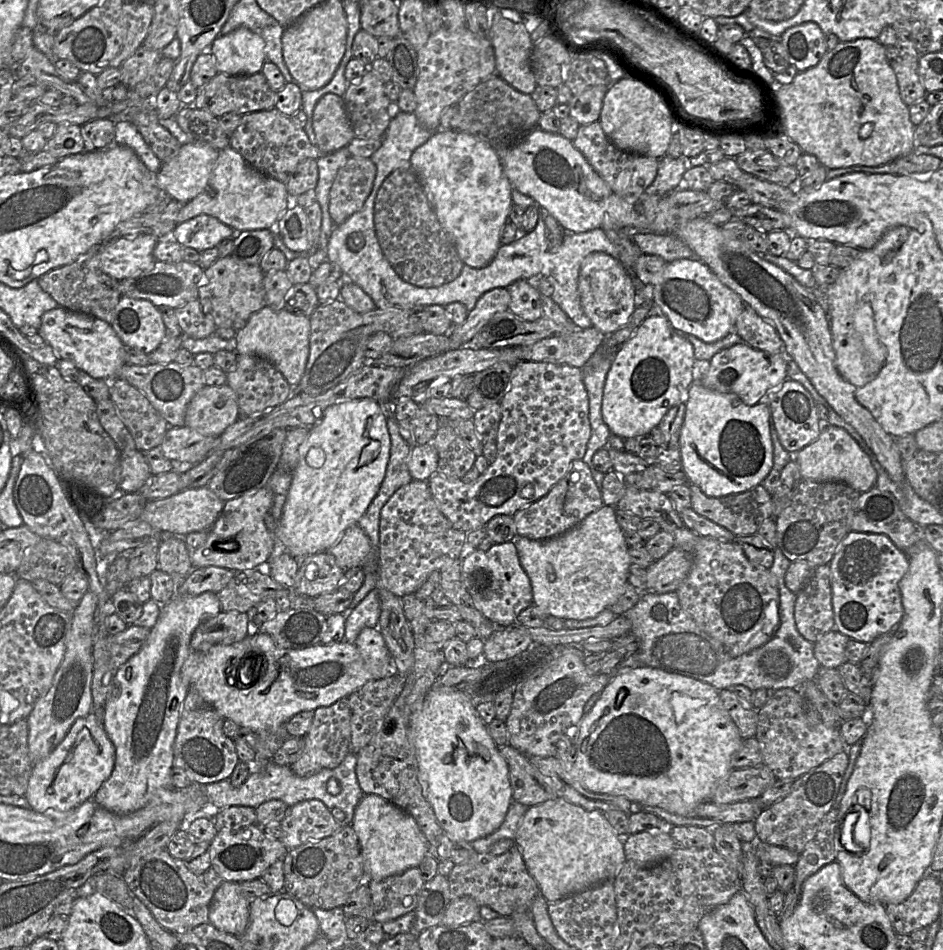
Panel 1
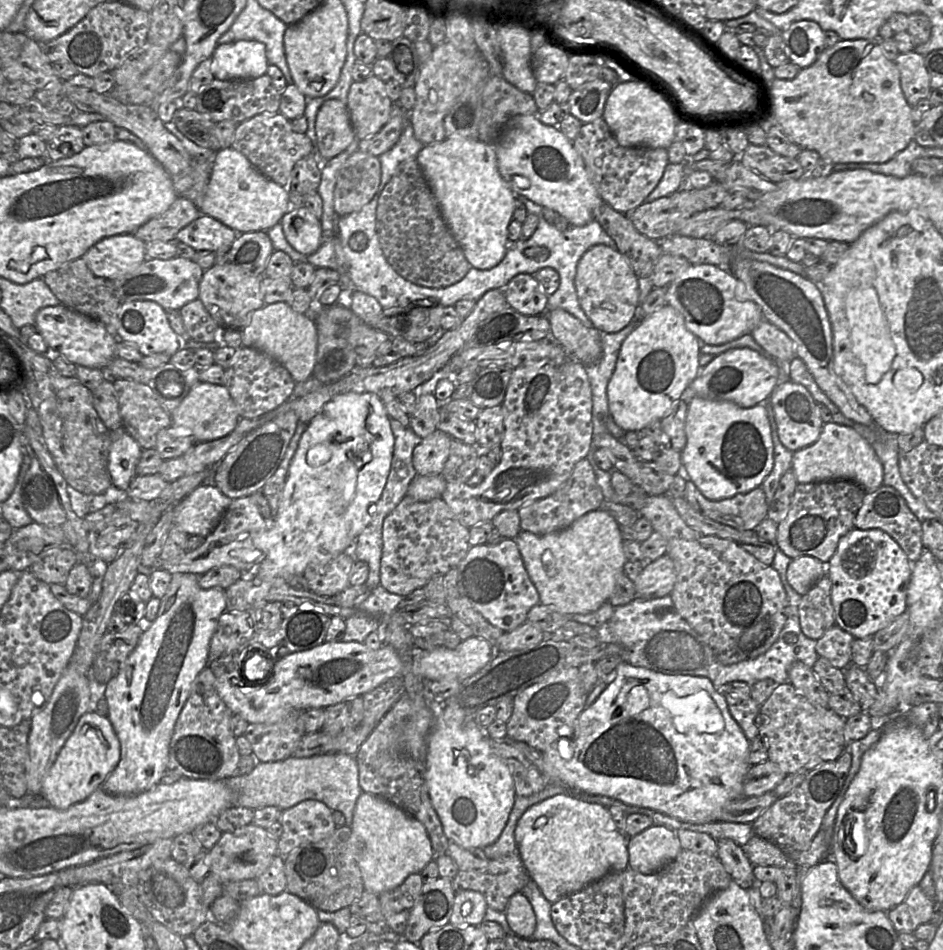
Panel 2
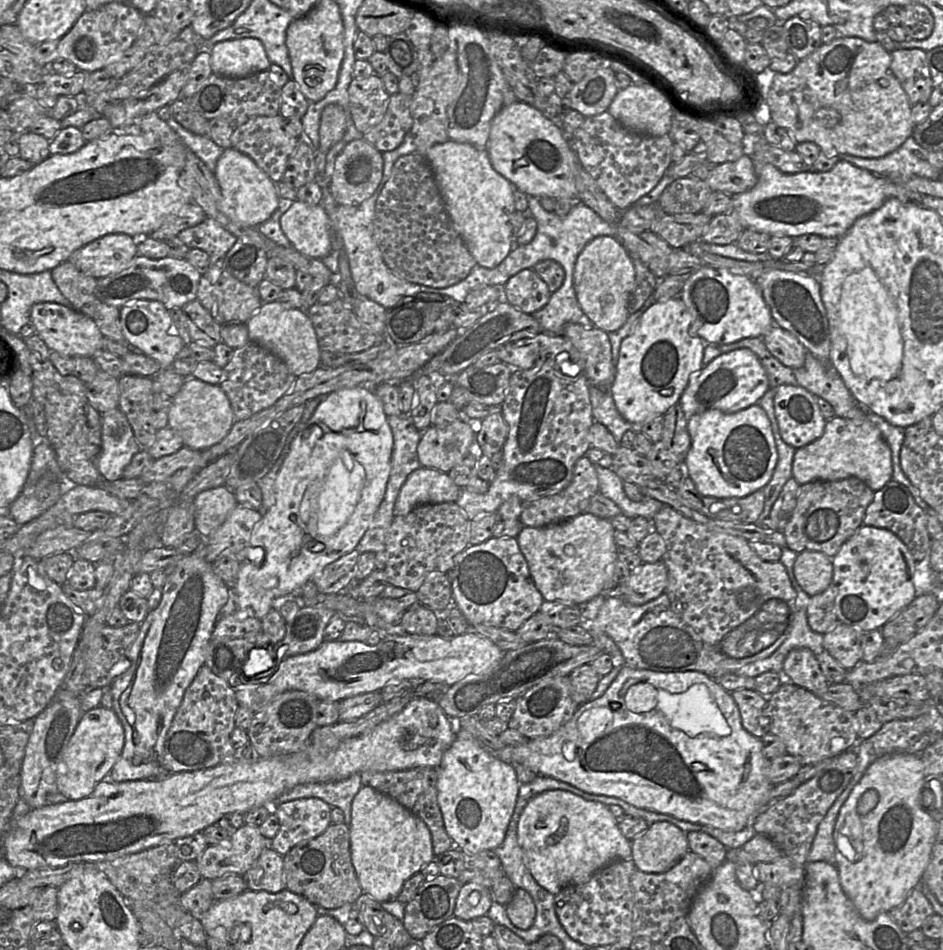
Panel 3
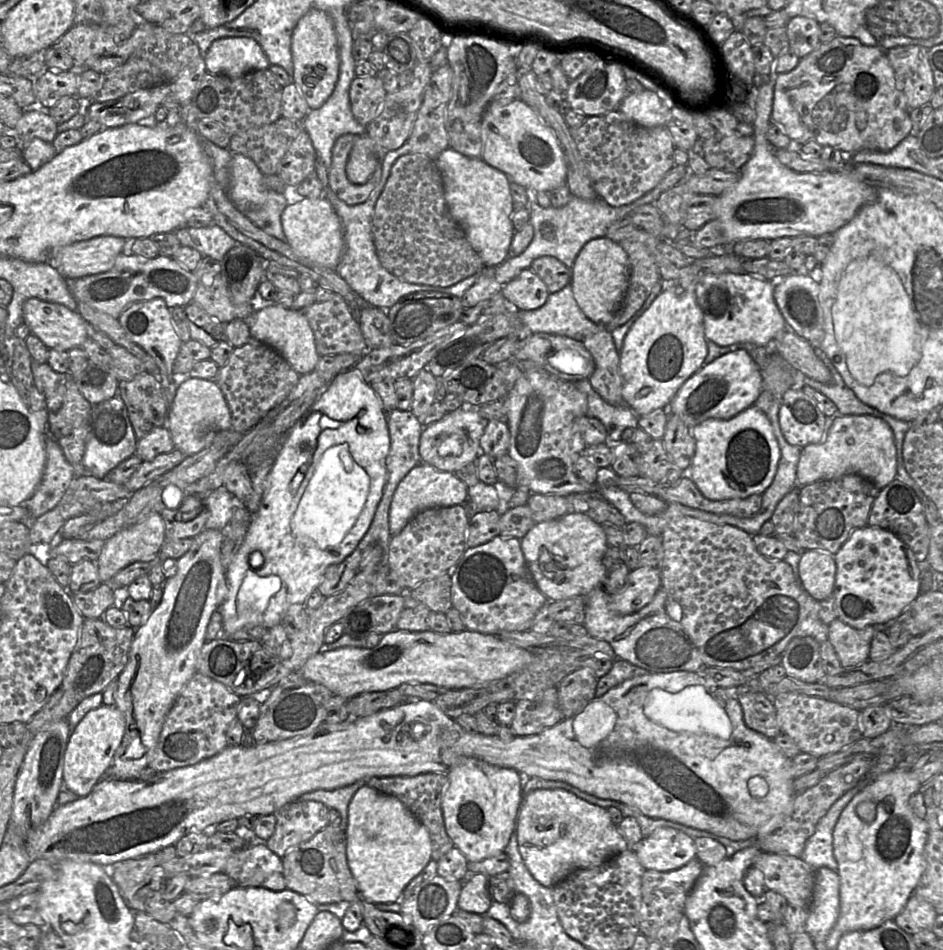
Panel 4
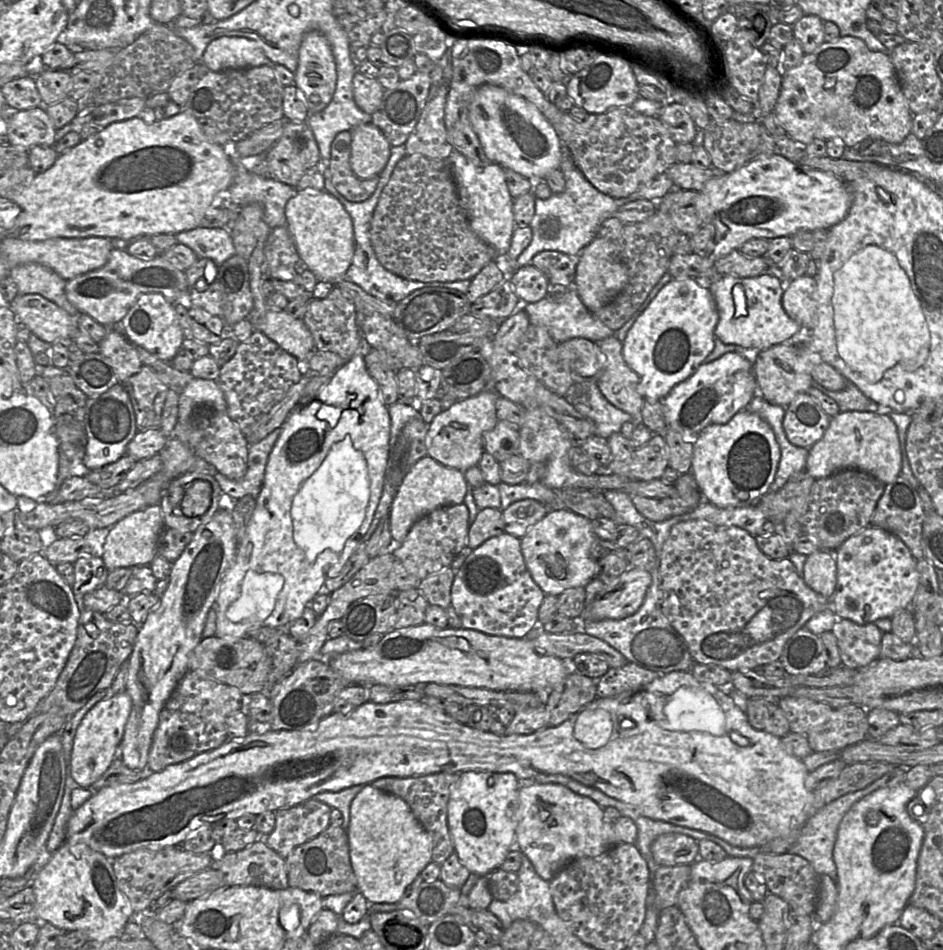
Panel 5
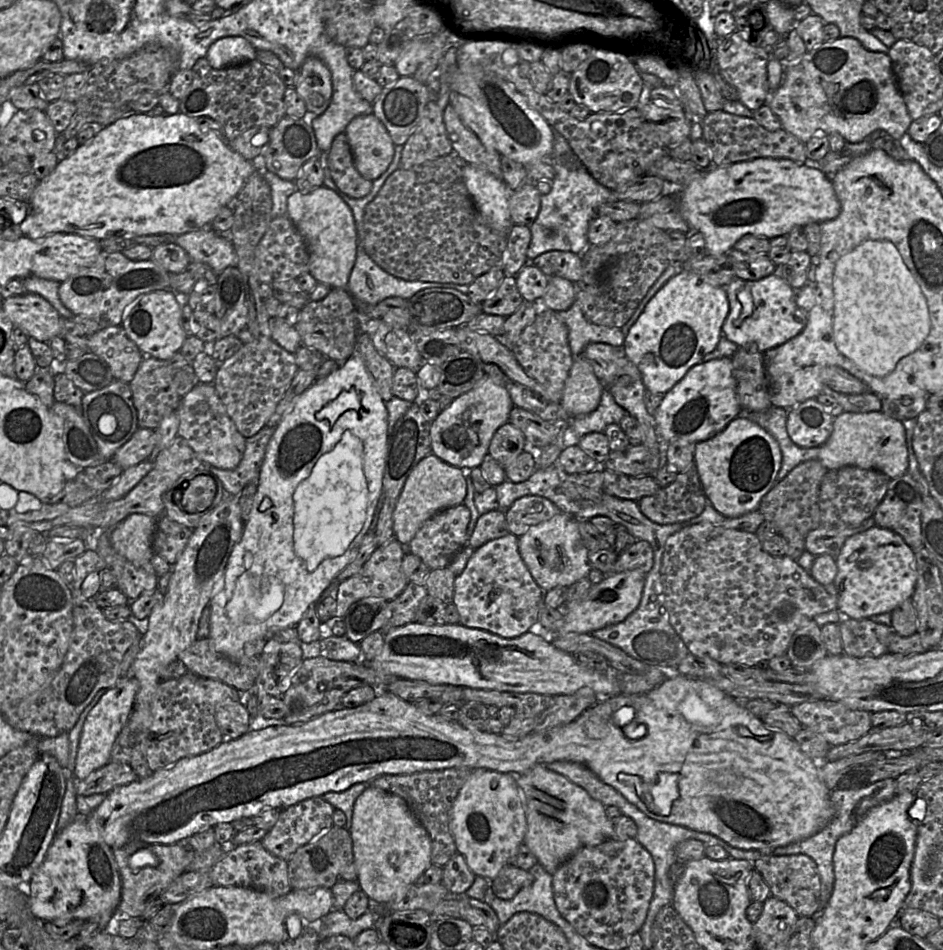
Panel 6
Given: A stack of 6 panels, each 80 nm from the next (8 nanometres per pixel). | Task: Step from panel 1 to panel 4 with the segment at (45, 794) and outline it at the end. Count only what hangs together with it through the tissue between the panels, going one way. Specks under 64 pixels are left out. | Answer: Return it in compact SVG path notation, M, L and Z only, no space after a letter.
M102 704L90 710L72 731L64 756L63 786L78 797L86 797L109 772L125 733L125 717L115 705Z

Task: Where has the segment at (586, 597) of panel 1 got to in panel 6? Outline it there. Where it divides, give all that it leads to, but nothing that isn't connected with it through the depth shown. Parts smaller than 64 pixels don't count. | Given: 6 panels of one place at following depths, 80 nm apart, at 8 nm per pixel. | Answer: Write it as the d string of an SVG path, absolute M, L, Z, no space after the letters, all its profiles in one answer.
M566 513L531 526L519 537L519 552L532 577L540 588L550 591L556 587L569 587L585 578L592 570L589 550L579 532L579 520Z

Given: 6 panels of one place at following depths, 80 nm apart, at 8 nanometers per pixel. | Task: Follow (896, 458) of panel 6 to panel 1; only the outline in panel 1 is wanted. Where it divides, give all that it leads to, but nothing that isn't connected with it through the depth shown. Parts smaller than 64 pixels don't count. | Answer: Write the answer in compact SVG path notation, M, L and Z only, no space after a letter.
M827 425L820 436L811 444L793 455L798 464L803 480L819 482L843 482L859 491L867 492L875 487L877 472L870 457L860 448L858 443L842 428Z

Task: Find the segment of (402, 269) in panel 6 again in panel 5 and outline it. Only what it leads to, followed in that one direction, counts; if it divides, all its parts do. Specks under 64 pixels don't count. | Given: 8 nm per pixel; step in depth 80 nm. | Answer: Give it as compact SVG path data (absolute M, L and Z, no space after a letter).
M423 155L404 156L383 188L370 223L370 241L380 264L393 274L420 282L471 280L491 261L499 260L493 247L471 229L461 208L448 160Z

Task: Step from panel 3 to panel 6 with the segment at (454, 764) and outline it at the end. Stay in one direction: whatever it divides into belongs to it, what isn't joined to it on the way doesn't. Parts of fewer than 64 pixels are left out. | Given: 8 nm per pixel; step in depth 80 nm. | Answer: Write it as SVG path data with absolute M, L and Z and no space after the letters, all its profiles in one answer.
M473 769L453 803L450 831L457 853L463 855L470 870L476 876L493 880L503 867L511 865L527 832L524 799L516 776Z

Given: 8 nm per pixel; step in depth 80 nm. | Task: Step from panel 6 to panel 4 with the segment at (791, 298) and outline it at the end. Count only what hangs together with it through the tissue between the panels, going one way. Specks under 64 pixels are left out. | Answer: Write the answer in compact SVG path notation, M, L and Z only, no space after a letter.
M748 273L706 274L695 286L695 296L704 315L704 332L708 341L726 347L750 343L772 347L775 338L786 331L786 322L774 299L775 281Z

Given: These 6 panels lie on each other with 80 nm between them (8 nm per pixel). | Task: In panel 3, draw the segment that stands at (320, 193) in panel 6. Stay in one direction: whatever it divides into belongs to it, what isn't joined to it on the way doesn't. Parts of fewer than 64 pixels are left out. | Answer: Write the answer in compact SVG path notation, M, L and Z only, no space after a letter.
M295 201L281 216L280 225L292 248L315 259L332 250L331 227L323 206Z

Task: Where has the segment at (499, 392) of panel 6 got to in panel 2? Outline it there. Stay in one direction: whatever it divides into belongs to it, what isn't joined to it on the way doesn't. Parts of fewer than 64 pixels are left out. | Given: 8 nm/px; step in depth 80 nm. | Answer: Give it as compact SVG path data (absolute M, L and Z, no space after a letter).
M440 430L420 439L412 455L417 475L441 475L449 456L452 438Z

